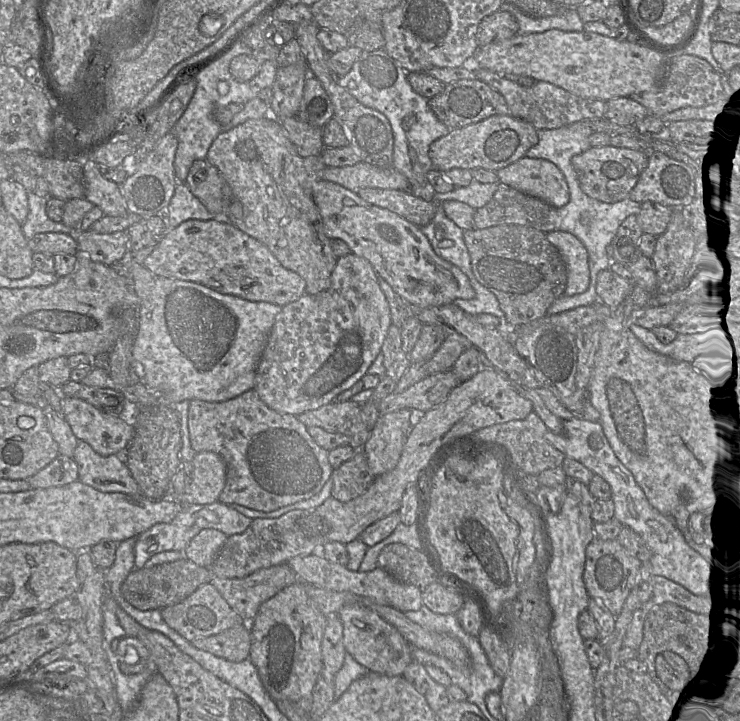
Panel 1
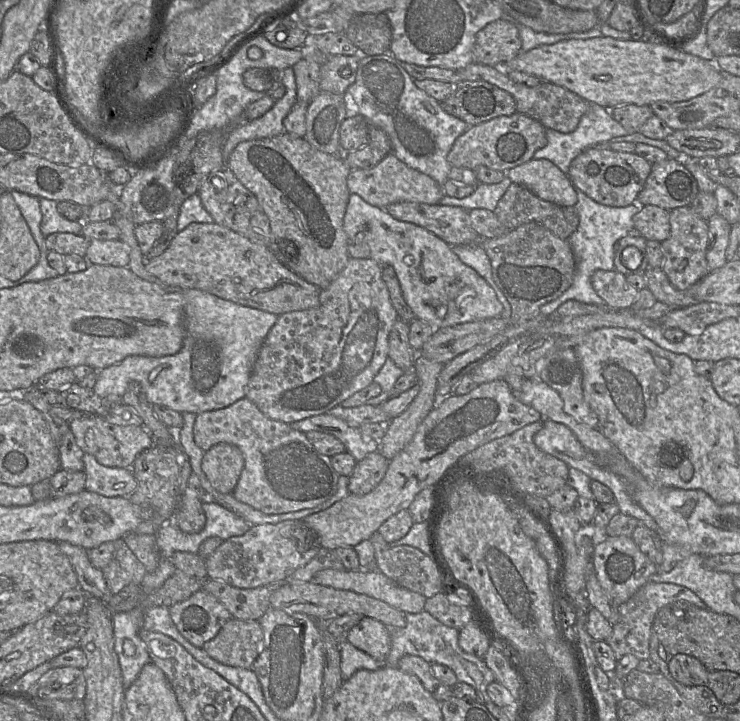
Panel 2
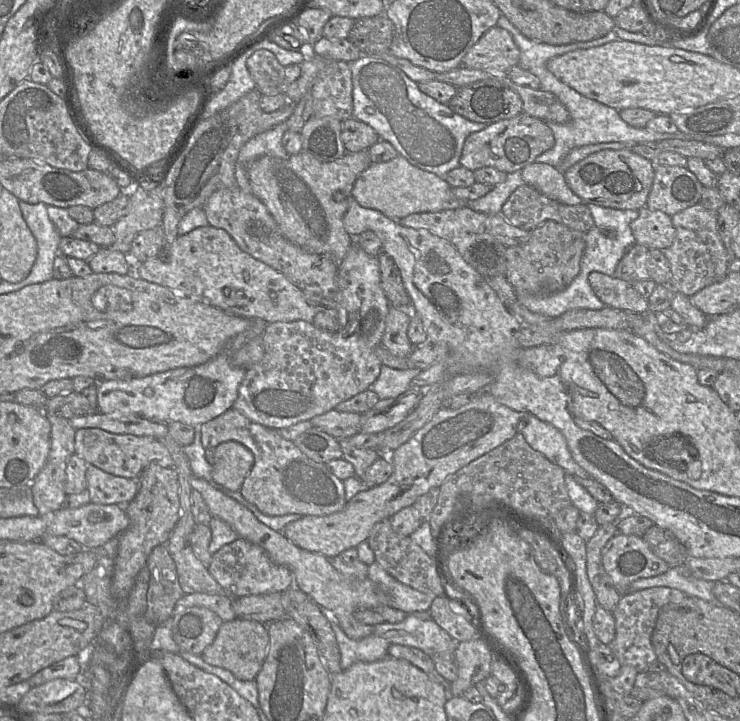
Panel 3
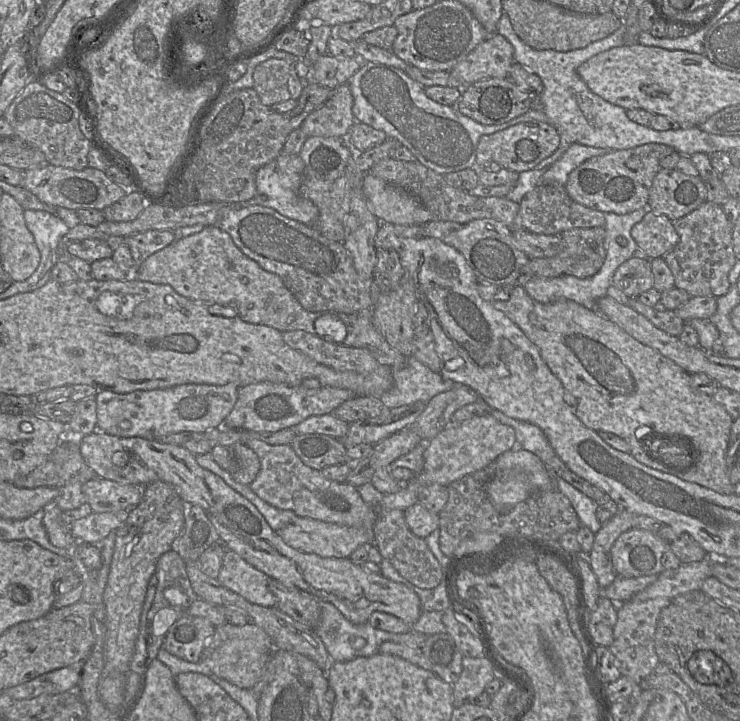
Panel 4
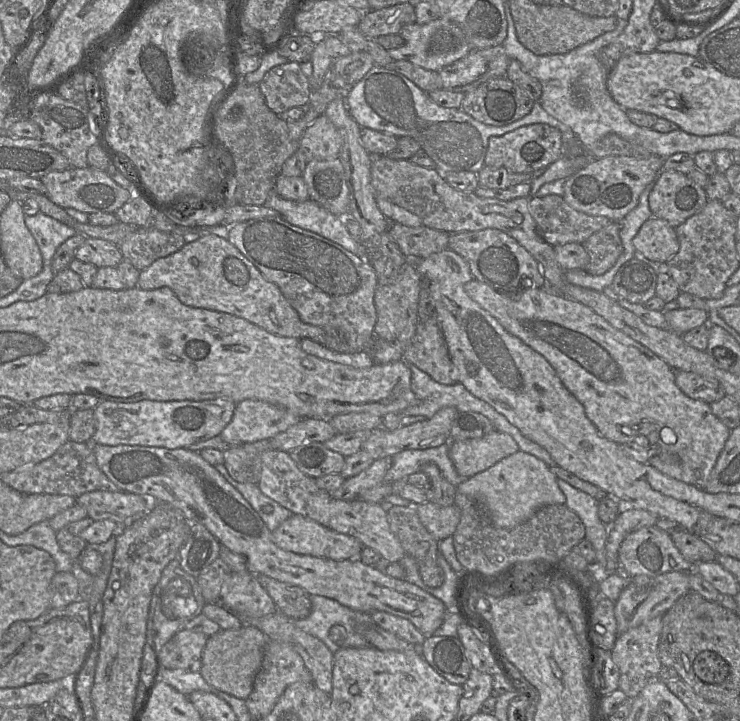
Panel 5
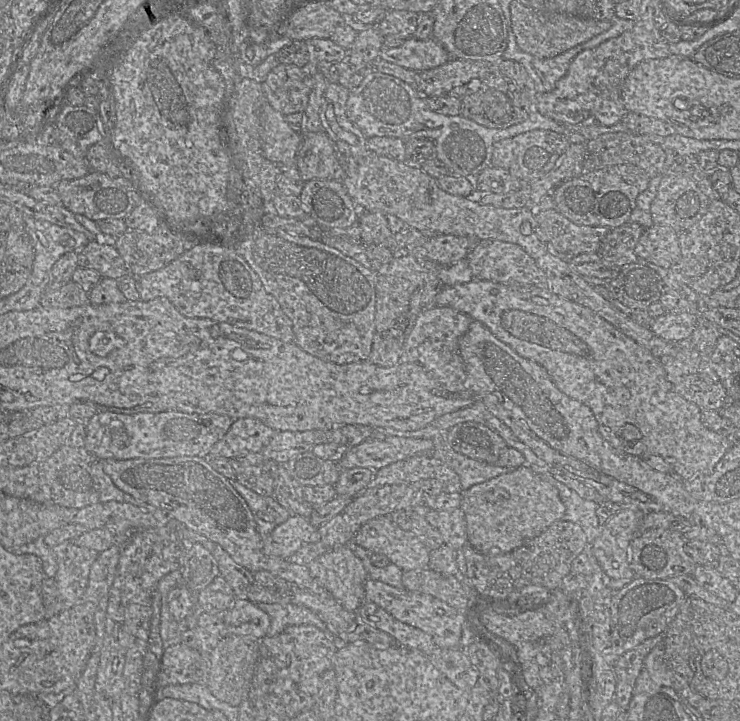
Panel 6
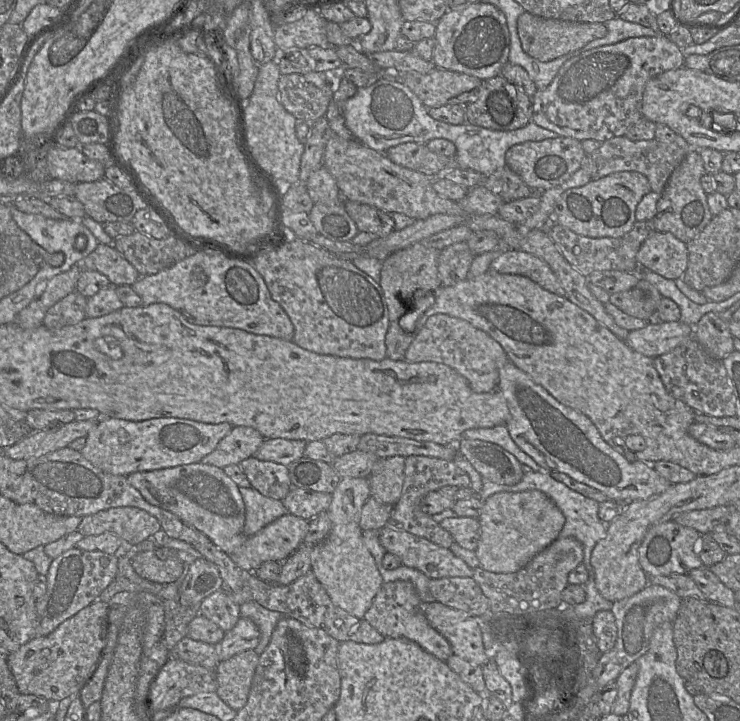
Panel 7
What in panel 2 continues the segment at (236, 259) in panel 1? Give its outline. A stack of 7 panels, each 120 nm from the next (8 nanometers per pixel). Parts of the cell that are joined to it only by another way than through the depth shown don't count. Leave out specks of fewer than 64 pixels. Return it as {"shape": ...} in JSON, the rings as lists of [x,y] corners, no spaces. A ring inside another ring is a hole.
{"shape":[[[215,222],[189,224],[161,255],[145,260],[145,268],[170,287],[199,289],[277,316],[319,305],[321,290],[286,268],[267,246]]]}

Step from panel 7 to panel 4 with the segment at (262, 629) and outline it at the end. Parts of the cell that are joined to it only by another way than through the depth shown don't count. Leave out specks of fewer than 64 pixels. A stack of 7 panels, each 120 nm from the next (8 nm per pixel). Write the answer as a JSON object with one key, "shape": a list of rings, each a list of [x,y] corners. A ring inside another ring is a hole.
{"shape":[[[319,601],[321,617],[315,632],[323,641],[332,662],[350,661],[356,657],[371,656],[379,652],[383,642],[391,641],[402,643],[410,647],[421,648],[428,635],[411,628],[406,633],[392,633],[373,627],[368,621],[362,624],[354,624],[348,621],[342,613],[331,603]]]}

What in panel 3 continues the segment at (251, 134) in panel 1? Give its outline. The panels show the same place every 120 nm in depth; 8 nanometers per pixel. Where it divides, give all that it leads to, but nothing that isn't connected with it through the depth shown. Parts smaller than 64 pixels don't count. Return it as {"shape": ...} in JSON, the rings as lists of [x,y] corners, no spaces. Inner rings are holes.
{"shape":[[[367,150],[357,153],[346,153],[332,162],[322,162],[302,151],[287,158],[262,156],[247,164],[246,173],[251,185],[252,195],[256,196],[267,208],[277,223],[284,237],[313,254],[331,256],[338,264],[344,259],[354,238],[344,228],[343,218],[352,197],[352,189],[358,176],[371,165]]]}

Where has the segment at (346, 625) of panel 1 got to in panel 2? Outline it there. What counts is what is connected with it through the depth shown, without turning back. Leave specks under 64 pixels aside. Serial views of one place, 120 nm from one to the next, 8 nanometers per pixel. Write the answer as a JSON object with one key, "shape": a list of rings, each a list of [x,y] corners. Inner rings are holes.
{"shape":[[[367,616],[349,630],[347,640],[354,647],[380,662],[386,660],[391,648],[388,627]]]}

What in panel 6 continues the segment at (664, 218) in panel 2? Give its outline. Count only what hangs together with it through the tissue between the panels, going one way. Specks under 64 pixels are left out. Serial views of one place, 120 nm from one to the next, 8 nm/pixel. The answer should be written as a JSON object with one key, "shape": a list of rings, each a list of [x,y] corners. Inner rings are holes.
{"shape":[[[652,225],[644,230],[635,246],[638,259],[669,269],[681,258],[679,233],[663,225]]]}

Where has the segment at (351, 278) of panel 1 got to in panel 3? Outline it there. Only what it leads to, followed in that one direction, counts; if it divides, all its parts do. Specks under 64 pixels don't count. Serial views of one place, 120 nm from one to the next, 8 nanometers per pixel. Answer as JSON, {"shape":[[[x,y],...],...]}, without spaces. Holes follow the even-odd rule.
{"shape":[[[353,243],[344,259],[338,264],[337,290],[333,300],[335,300],[338,305],[340,305],[340,314],[338,318],[339,329],[335,332],[319,329],[314,326],[313,323],[309,323],[303,320],[294,322],[273,322],[266,325],[266,328],[262,334],[265,355],[259,363],[252,365],[249,369],[246,370],[246,375],[239,386],[238,397],[232,408],[242,413],[252,422],[271,429],[283,429],[302,421],[310,421],[310,419],[313,417],[334,410],[338,404],[354,397],[355,395],[365,390],[371,389],[371,386],[378,379],[381,371],[382,363],[376,355],[376,348],[382,343],[382,338],[385,331],[386,317],[390,309],[390,303],[381,286],[379,262],[377,257],[369,256],[355,243]]]}

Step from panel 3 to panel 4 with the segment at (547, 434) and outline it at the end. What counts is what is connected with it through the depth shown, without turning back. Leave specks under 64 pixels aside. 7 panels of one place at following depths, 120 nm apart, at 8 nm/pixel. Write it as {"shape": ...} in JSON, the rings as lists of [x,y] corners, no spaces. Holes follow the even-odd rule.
{"shape":[[[488,410],[500,423],[514,429],[516,445],[536,455],[551,472],[568,469],[557,456],[543,431],[536,425],[510,418],[498,410]]]}

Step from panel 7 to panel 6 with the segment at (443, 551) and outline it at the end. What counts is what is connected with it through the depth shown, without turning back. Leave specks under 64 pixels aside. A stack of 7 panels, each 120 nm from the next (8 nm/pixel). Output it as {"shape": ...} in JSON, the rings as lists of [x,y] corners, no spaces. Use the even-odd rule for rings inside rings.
{"shape":[[[379,516],[363,524],[352,545],[385,555],[403,571],[428,569],[431,550],[414,533],[396,525],[390,516]]]}

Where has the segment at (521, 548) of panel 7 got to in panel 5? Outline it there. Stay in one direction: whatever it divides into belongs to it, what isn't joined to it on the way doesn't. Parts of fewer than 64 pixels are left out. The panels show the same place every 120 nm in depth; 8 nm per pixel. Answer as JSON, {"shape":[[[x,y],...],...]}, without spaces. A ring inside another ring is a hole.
{"shape":[[[518,451],[487,470],[460,483],[457,491],[481,505],[497,528],[513,528],[528,520],[538,509],[550,504],[565,504],[566,497],[550,468],[533,455]]]}

